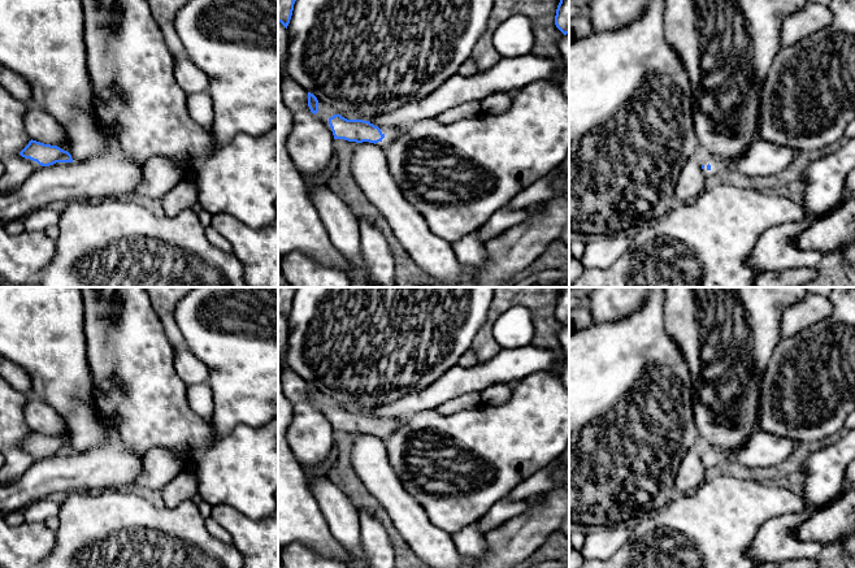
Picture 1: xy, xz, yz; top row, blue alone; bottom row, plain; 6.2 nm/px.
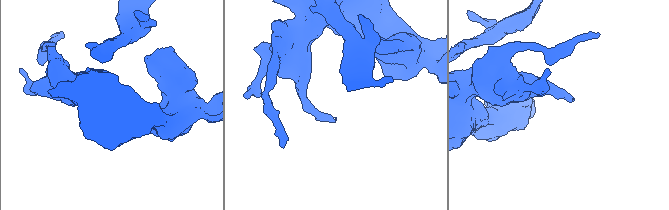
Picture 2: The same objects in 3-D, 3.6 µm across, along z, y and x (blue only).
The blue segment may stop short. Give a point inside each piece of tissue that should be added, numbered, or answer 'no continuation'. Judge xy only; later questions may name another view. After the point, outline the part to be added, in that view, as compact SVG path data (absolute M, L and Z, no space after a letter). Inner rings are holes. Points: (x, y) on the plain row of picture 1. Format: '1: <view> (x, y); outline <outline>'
no continuation

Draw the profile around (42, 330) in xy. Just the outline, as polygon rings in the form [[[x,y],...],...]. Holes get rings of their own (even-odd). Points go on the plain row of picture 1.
[[[0,287],[0,356],[25,369],[31,378],[31,395],[61,416],[66,434],[60,439],[71,446],[73,454],[103,446],[116,435],[96,411],[83,313],[79,287]]]

